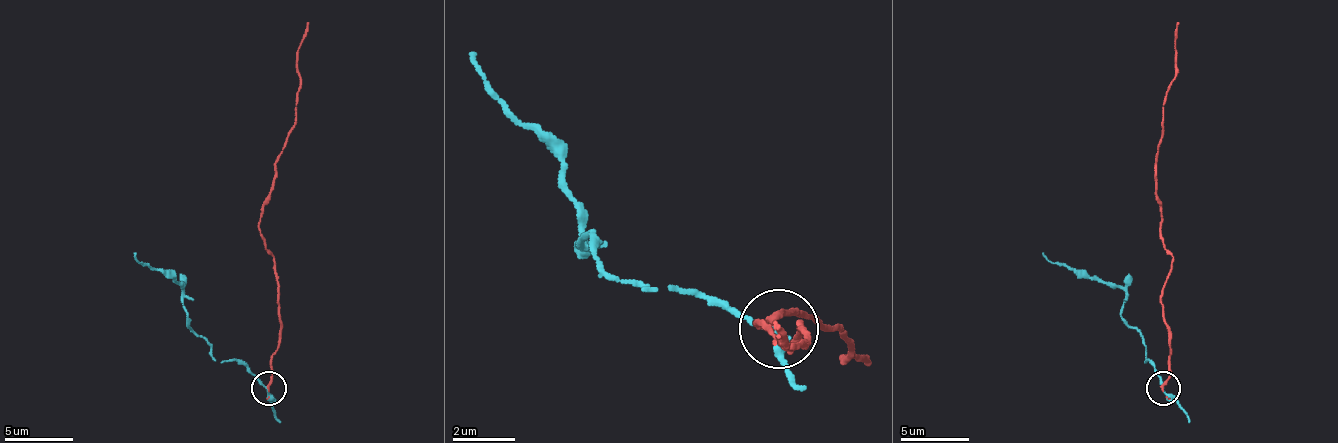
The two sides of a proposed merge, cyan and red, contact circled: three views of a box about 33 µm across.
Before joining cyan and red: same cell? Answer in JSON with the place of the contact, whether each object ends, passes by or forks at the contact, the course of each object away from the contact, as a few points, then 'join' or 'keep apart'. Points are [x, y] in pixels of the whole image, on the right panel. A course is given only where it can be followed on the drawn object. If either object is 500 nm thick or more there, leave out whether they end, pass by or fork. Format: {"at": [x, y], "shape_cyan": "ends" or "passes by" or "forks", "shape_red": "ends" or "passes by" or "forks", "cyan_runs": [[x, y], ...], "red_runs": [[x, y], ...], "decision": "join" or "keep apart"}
{"at": [1163, 388], "shape_cyan": "forks", "shape_red": "ends", "cyan_runs": [[1162, 389], [1145, 355], [1141, 334], [1121, 313], [1124, 293], [1059, 265], [1042, 252]], "red_runs": [[1162, 389], [1169, 375], [1162, 286], [1172, 255], [1159, 235], [1155, 159], [1165, 90], [1176, 77], [1179, 22]], "decision": "keep apart"}

